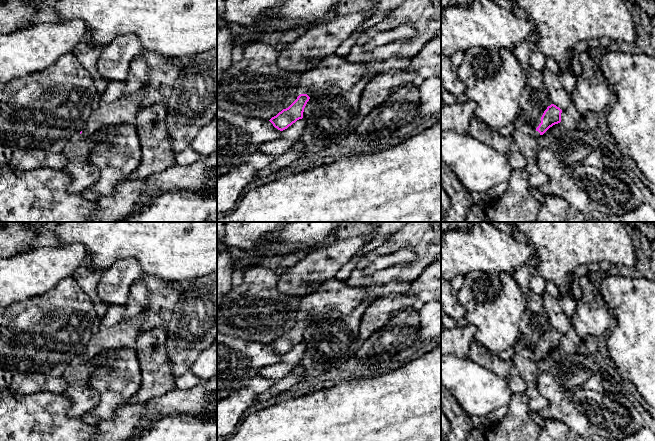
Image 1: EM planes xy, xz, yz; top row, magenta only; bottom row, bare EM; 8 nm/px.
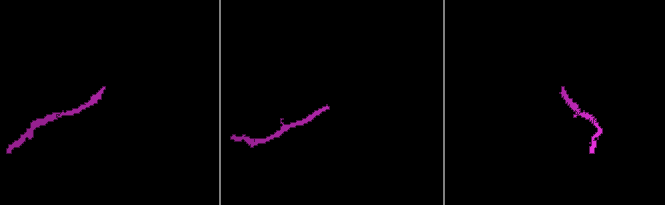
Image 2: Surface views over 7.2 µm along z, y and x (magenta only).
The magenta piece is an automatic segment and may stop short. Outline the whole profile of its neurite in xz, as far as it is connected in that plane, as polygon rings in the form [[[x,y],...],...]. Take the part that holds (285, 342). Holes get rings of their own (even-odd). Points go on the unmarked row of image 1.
[[[317,315],[309,316],[307,318],[300,318],[297,323],[286,333],[283,333],[276,340],[272,341],[269,345],[275,352],[280,355],[287,353],[297,344],[303,342],[304,332],[312,320],[315,320]]]

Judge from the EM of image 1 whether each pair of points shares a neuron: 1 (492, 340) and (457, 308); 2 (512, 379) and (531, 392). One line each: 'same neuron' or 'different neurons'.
1: different neurons
2: different neurons

